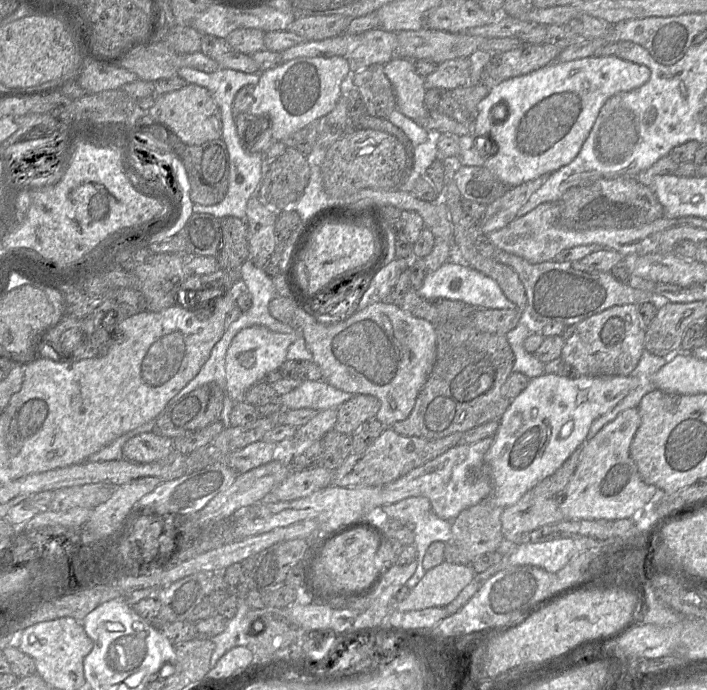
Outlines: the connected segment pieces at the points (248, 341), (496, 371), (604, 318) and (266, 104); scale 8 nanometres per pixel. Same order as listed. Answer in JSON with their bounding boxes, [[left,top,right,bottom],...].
[[225,326,301,404],[390,314,514,440],[561,305,645,376],[245,56,350,141]]

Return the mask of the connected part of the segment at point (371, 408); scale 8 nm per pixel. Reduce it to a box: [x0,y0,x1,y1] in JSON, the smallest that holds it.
[334,394,381,436]

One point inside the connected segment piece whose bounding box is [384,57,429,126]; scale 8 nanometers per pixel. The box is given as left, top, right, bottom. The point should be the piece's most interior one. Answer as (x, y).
(410, 88)

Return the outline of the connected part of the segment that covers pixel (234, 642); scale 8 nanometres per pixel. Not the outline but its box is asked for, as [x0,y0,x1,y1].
[210,597,251,670]

